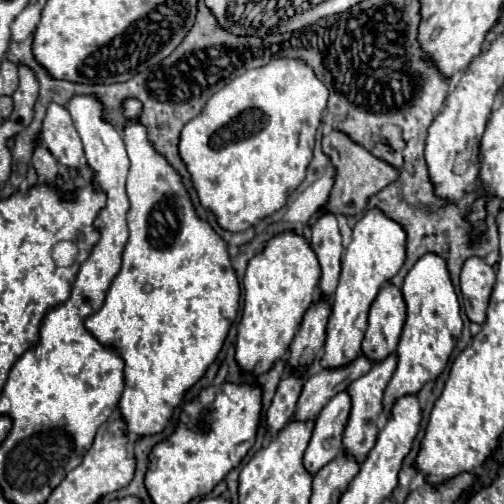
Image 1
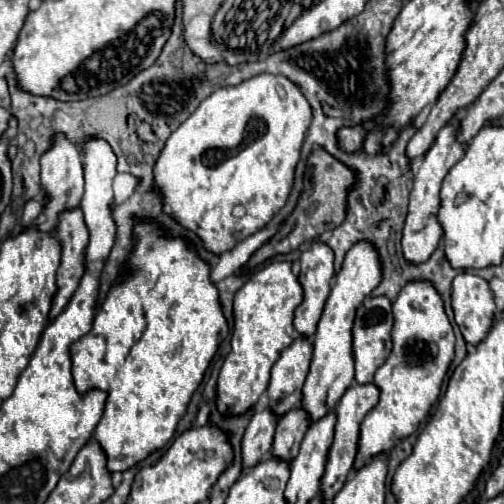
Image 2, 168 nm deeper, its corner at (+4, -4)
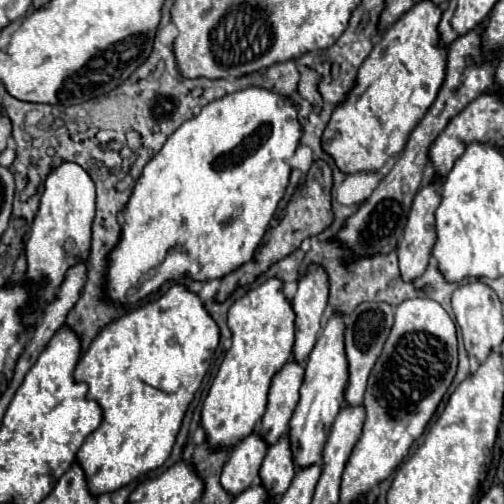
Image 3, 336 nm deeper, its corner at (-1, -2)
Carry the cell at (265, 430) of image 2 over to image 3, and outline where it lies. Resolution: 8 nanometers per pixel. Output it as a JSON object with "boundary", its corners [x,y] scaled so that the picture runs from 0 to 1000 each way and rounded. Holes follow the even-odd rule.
{"boundary":[[[510,857],[494,861],[486,873],[478,873],[454,901],[442,940],[438,940],[438,964],[450,980],[470,984],[494,964],[514,960],[514,925],[530,901],[526,877],[514,869]]]}

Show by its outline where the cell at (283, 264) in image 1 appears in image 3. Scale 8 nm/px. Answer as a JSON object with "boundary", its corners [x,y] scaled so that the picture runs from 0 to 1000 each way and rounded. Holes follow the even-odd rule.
{"boundary":[[[550,552],[494,575],[454,611],[450,643],[462,659],[462,683],[446,698],[399,810],[399,849],[427,893],[466,885],[490,869],[526,821],[538,750],[577,714],[577,679],[585,675],[577,631],[585,623],[577,623],[577,603],[565,595],[562,563]]]}

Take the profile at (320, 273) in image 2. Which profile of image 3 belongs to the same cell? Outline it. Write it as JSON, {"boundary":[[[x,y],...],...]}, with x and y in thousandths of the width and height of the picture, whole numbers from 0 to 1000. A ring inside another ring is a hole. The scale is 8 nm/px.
{"boundary":[[[633,528],[609,532],[609,548],[593,556],[593,575],[581,591],[585,619],[585,683],[581,714],[601,722],[625,687],[637,659],[637,635],[649,607],[649,544]]]}

